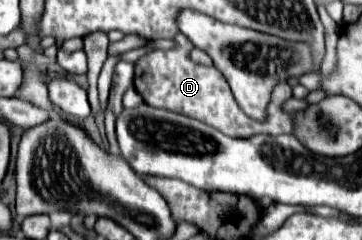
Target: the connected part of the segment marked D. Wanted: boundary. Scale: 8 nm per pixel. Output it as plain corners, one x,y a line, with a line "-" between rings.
177,33
173,37
173,43
175,43
173,49
151,51
135,63
135,89
139,91
145,103
149,103
151,107
171,109
175,113
183,113
193,119
199,119
229,137
253,137
259,133
267,133
267,135
291,133
289,115
281,111
283,101
287,101
293,95
292,88
287,82
279,82
273,87
265,121
251,119
237,105
221,71
217,71
215,67
203,67
189,57
193,43
183,33

